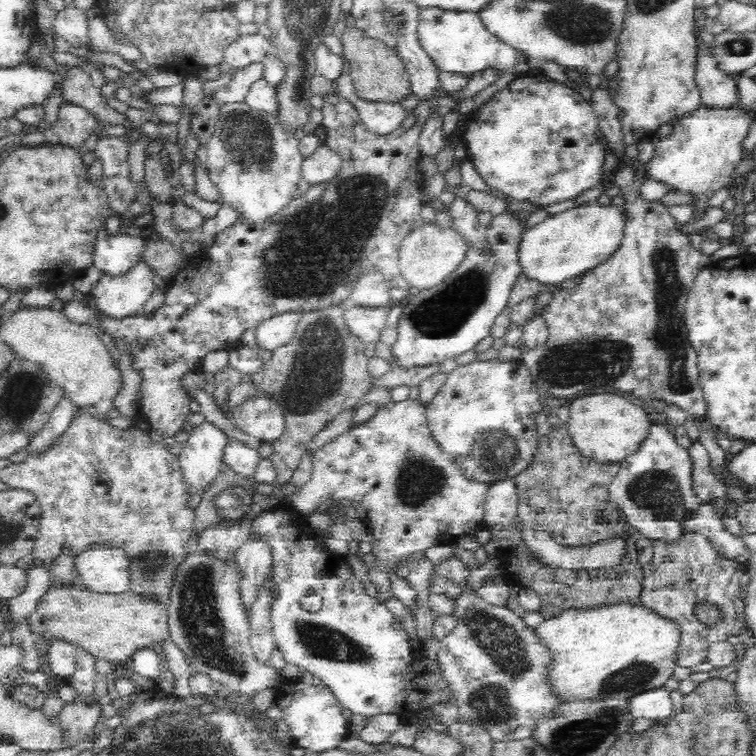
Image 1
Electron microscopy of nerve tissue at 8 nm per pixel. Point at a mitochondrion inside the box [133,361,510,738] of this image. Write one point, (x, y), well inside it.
(198, 614)

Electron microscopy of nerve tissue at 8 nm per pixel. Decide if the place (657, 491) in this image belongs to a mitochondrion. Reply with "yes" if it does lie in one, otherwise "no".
yes

